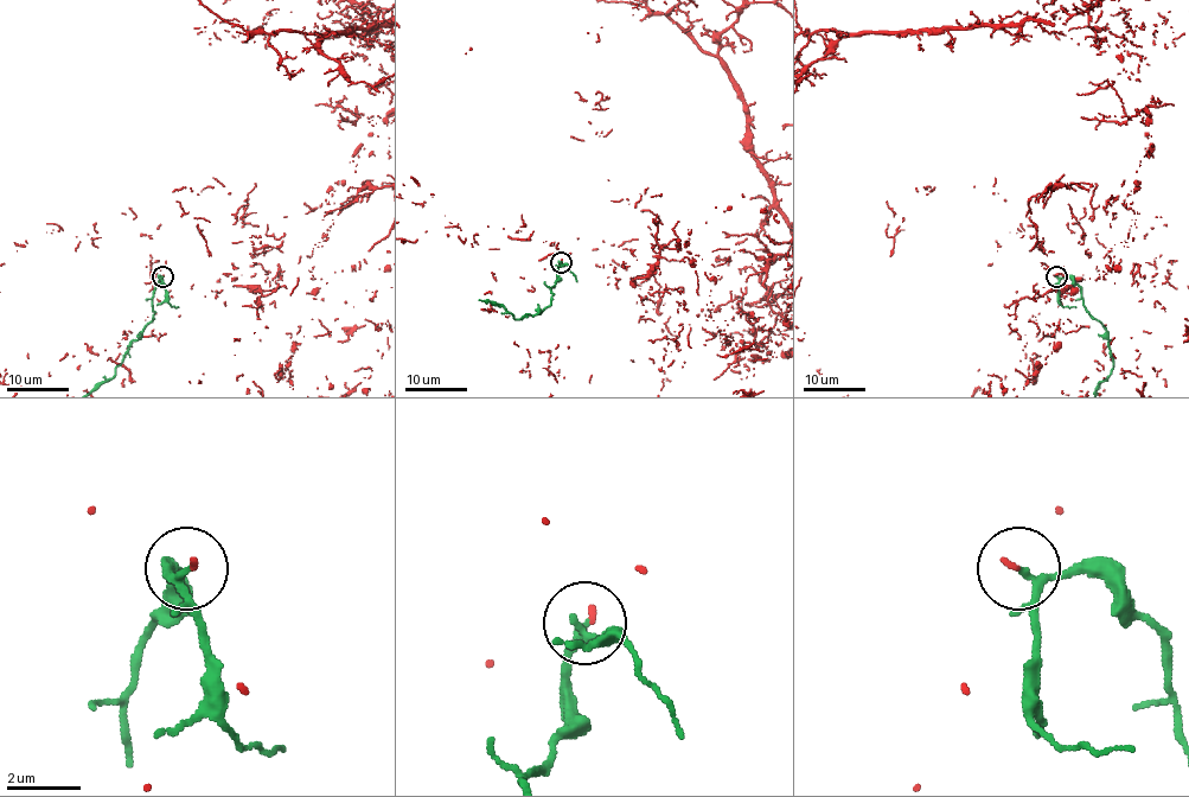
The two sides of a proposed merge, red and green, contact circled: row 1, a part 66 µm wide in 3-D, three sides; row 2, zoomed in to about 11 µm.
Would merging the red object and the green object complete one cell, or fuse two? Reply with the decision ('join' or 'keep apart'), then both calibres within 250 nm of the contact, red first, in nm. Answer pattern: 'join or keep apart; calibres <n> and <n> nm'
keep apart; calibres 100 and 180 nm

